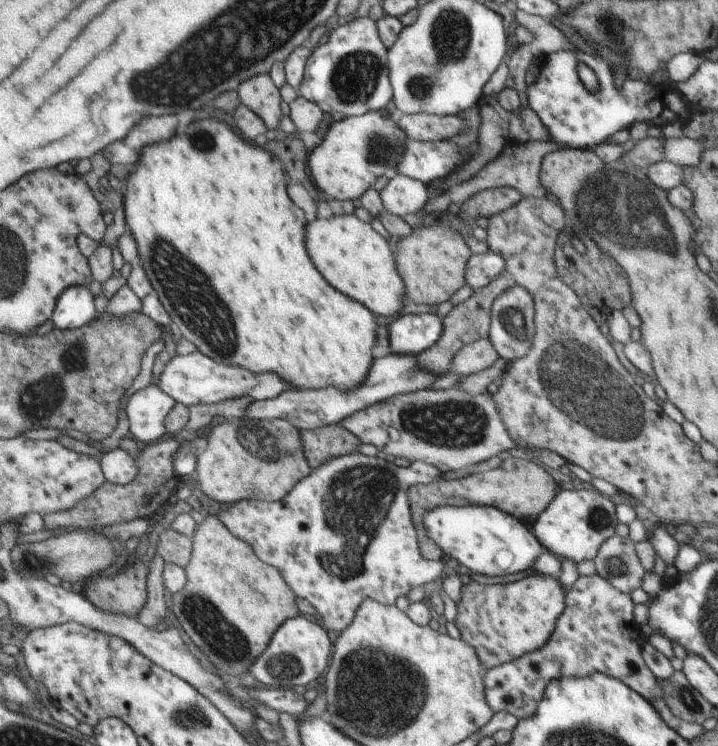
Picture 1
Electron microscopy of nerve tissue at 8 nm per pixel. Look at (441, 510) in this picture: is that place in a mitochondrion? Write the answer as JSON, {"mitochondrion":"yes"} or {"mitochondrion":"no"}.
{"mitochondrion":"no"}

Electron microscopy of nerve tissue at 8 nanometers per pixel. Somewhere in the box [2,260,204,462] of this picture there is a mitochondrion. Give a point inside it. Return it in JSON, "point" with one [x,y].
{"point":[37,400]}

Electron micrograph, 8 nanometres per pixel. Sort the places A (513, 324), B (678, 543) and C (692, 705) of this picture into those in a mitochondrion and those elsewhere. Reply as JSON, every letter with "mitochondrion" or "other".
{"A":"mitochondrion","B":"other","C":"mitochondrion"}

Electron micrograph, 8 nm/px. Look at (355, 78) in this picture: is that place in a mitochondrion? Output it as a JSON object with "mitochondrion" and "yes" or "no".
{"mitochondrion":"yes"}

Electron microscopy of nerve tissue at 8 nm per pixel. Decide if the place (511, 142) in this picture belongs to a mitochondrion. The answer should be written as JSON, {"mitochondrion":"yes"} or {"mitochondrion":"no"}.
{"mitochondrion":"no"}

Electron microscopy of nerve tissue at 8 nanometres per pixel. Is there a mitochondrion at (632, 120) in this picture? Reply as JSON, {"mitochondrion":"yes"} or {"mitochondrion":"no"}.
{"mitochondrion":"no"}

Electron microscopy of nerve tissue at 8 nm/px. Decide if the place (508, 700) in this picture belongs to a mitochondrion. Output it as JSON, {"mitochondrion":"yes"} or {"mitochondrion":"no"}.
{"mitochondrion":"no"}

